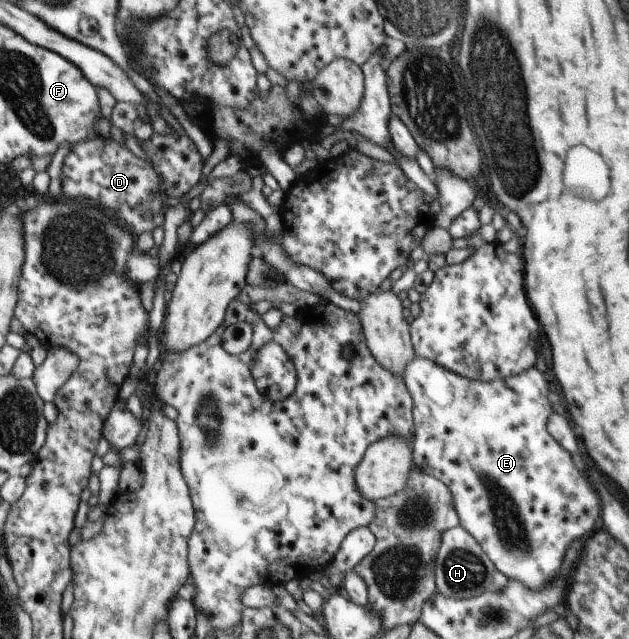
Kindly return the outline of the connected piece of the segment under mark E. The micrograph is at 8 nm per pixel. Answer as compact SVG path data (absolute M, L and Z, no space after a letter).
M414 357L402 375L414 393L413 465L433 475L450 489L460 526L480 545L495 569L508 580L521 582L540 592L553 583L561 571L571 542L586 537L600 515L598 497L571 463L570 453L550 437L546 417L550 416L548 387L544 377L530 369L522 377L484 383L468 380L426 358Z

